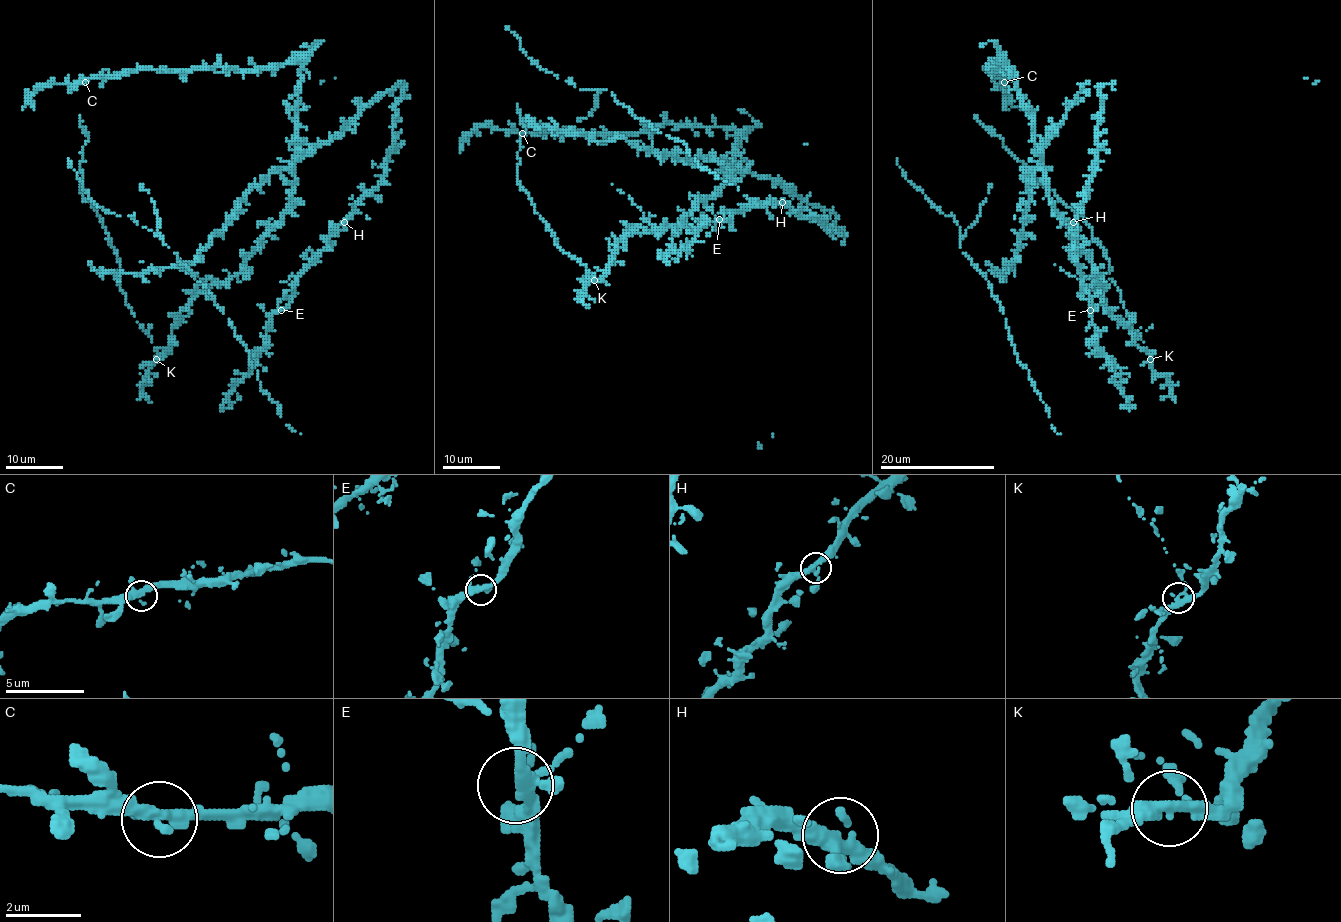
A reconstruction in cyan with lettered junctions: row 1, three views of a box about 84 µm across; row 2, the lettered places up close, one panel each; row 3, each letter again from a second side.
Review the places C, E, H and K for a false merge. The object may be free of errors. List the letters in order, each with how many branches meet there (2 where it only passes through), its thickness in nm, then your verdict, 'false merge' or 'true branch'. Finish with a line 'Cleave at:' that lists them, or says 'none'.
C: 3 | 320 nm | true branch
E: 3 | 320 nm | true branch
H: 3 | 320 nm | true branch
K: 3 | 320 nm | false merge
Cleave at: K

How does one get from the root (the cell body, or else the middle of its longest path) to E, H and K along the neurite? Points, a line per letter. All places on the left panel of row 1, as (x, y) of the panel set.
E: (291, 193), (294, 165), (310, 149), (333, 140), (393, 87), (402, 90), (383, 181), (334, 228), (281, 310)
H: (291, 193), (294, 165), (397, 86), (402, 99), (383, 181), (344, 222)
K: (291, 193), (290, 208), (263, 237), (243, 268), (225, 281), (200, 291), (179, 314), (169, 350), (156, 358)

